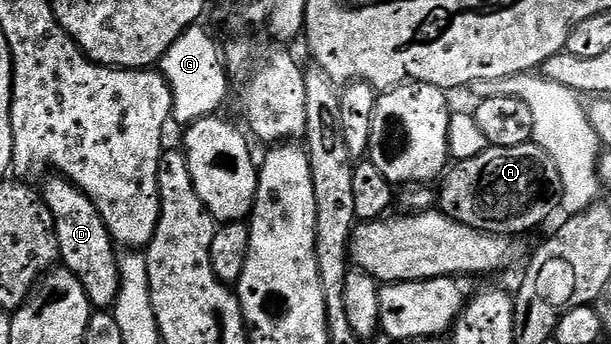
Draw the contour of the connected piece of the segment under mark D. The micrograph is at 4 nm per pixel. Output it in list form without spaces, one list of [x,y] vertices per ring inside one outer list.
[[[63,177],[48,178],[43,180],[42,198],[56,222],[54,230],[62,265],[74,273],[78,281],[82,281],[93,308],[111,308],[120,288],[120,260],[117,244],[106,229],[106,221],[102,221],[102,213],[98,213],[94,201],[90,201],[90,197],[86,197],[86,193],[82,193],[82,189],[75,187],[70,180]]]

